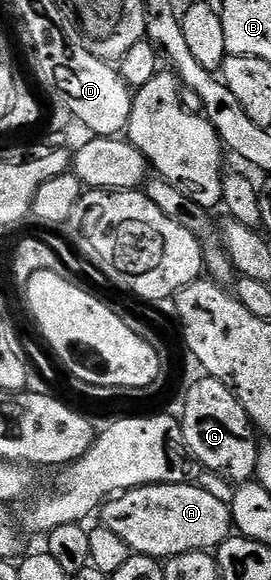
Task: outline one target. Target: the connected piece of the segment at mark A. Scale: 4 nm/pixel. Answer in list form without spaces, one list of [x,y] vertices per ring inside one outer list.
[[[194,482],[128,488],[101,505],[101,516],[101,527],[124,538],[131,553],[155,558],[216,550],[234,528],[230,505],[220,502],[216,494],[208,494],[206,488]]]

